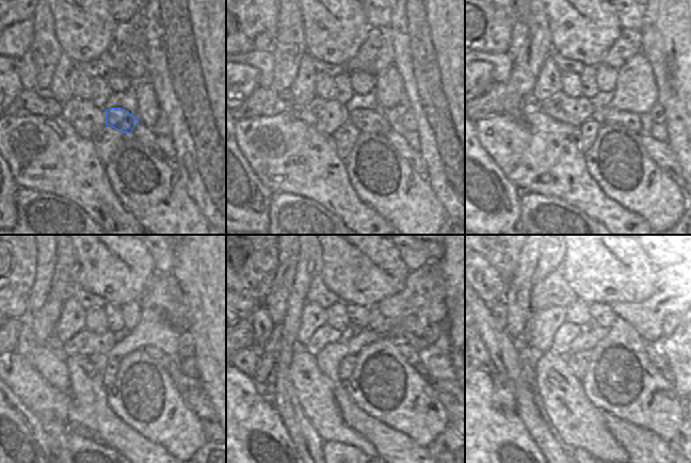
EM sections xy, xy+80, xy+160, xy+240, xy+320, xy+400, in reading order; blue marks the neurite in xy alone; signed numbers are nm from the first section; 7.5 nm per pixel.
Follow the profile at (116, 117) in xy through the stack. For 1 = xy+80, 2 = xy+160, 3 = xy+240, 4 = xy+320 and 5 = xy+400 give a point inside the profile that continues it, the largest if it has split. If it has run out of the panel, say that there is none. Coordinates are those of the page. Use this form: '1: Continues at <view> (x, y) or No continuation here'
1: Continues at xy+80 (369, 121)
2: Continues at xy+160 (630, 121)
3: Continues at xy+240 (162, 358)
4: Continues at xy+320 (412, 355)
5: Continues at xy+400 (657, 358)

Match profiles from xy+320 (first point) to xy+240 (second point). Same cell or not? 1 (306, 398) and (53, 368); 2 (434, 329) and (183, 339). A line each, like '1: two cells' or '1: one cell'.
1: one cell
2: one cell

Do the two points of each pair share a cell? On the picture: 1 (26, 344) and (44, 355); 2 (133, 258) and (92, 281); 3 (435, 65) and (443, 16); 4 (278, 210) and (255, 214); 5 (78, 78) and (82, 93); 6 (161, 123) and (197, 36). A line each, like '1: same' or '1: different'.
1: same
2: same
3: same
4: different
5: same
6: different

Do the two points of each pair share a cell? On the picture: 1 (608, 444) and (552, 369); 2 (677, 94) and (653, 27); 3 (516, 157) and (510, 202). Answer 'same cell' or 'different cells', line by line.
1: same cell
2: same cell
3: different cells

